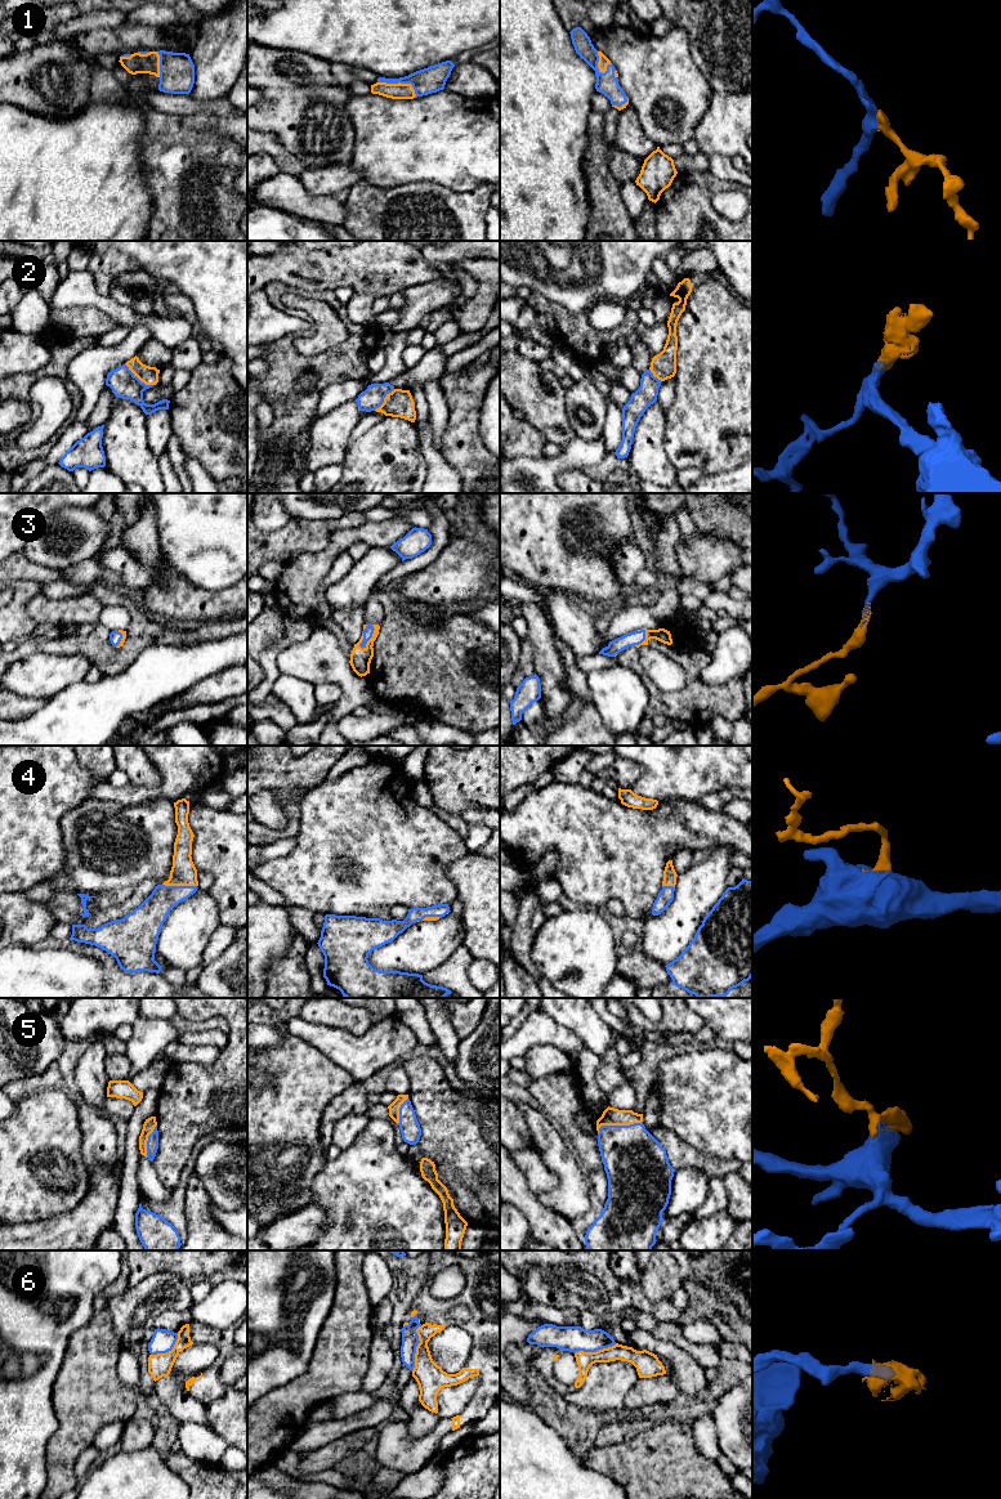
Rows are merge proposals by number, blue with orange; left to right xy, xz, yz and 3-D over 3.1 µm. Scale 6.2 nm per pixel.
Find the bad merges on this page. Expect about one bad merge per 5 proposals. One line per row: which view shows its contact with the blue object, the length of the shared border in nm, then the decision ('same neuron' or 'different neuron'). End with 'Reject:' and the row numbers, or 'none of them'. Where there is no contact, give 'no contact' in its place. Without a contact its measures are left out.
1: contact in xz; length 260 nm; same neuron
2: contact in xy; length 220 nm; same neuron
3: contact in xz; length 170 nm; same neuron
4: contact in xy; length 220 nm; same neuron
5: contact in yz; length 280 nm; same neuron
6: contact in xz; length 300 nm; different neuron
Reject: 6

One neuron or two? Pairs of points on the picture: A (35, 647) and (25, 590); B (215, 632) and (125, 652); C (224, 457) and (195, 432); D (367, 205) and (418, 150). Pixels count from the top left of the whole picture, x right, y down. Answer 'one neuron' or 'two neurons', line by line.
A: two neurons
B: one neuron
C: one neuron
D: two neurons

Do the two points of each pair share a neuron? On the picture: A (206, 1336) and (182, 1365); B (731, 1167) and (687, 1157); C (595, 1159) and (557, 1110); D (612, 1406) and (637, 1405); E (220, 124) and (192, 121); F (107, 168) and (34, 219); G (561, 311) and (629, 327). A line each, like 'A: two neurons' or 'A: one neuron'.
A: two neurons
B: one neuron
C: one neuron
D: two neurons
E: one neuron
F: one neuron
G: one neuron

